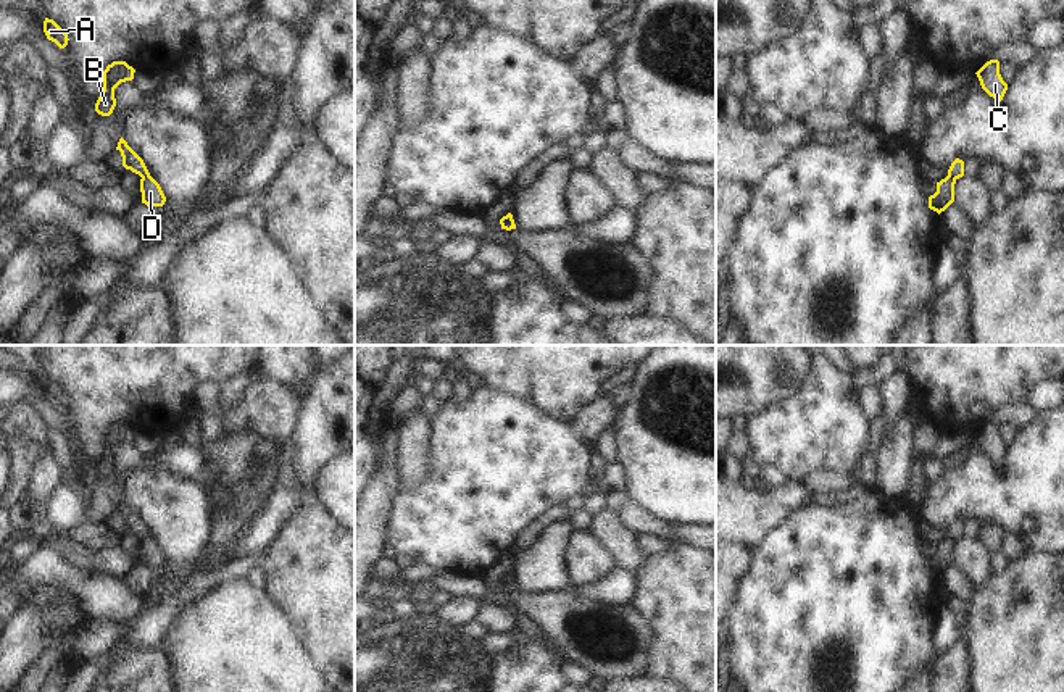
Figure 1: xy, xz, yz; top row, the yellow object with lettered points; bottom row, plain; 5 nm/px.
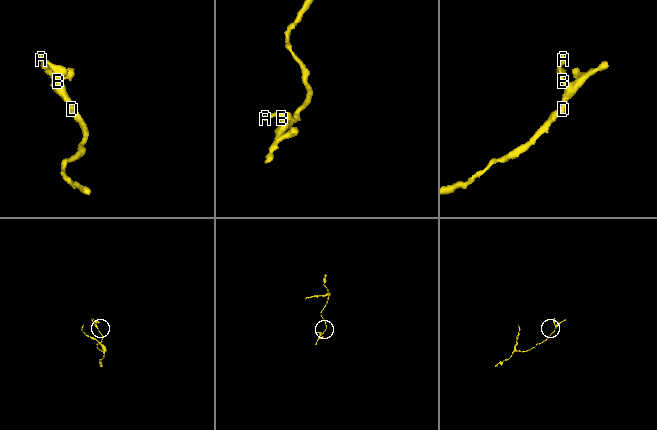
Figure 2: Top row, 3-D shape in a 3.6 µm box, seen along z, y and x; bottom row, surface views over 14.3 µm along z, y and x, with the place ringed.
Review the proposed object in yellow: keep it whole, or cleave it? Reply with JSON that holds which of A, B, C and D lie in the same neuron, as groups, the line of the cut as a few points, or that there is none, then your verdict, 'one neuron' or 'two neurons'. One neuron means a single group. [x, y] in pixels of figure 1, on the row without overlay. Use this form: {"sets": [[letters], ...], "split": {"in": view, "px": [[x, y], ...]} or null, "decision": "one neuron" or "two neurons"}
{"sets": [["A", "B", "C", "D"]], "split": null, "decision": "one neuron"}

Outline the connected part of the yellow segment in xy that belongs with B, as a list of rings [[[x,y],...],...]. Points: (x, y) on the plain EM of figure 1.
[[[113,423],[103,432],[103,452],[95,465],[95,473],[110,477],[116,468],[114,450],[126,442],[134,440],[135,431],[126,423]]]

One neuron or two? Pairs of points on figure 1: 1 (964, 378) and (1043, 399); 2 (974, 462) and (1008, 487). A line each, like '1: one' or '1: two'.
1: two
2: one

